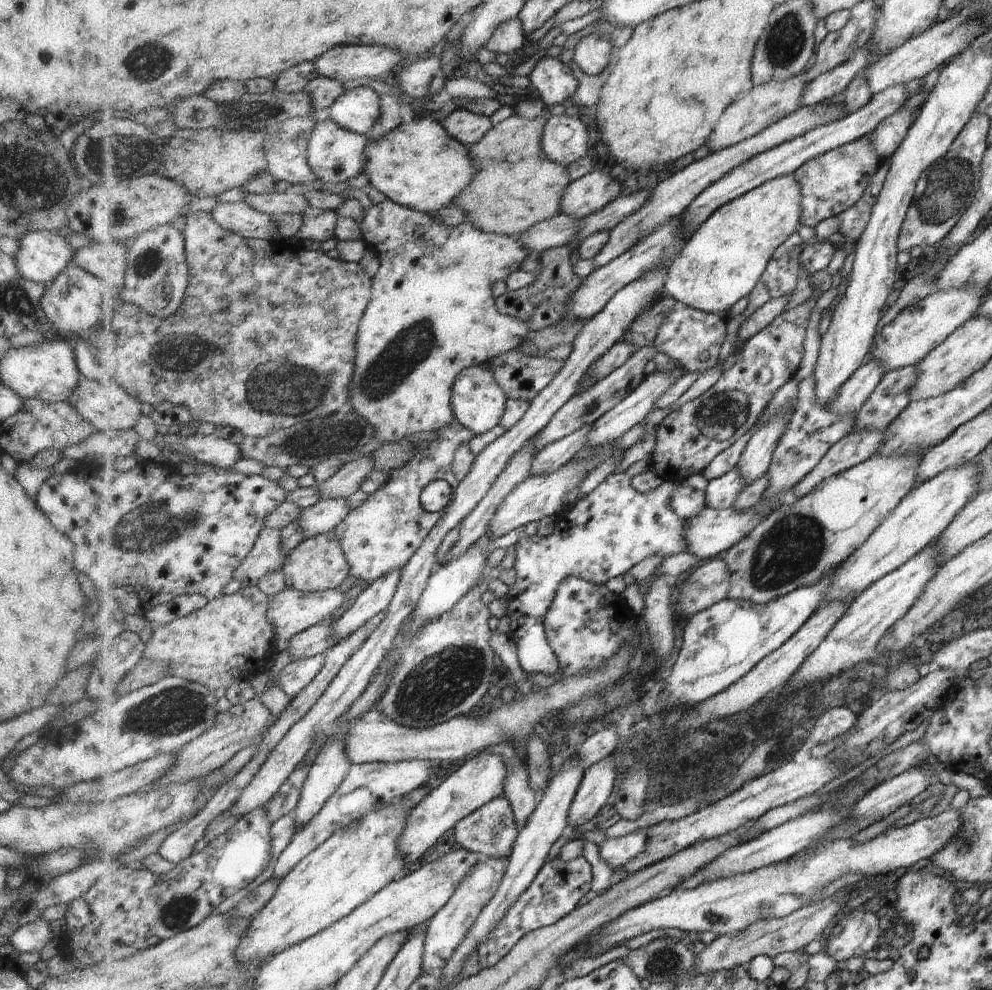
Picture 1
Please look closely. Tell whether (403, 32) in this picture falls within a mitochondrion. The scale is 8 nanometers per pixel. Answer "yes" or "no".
yes

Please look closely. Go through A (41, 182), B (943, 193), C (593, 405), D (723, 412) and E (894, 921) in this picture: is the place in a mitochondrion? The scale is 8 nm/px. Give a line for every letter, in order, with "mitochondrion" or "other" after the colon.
A: mitochondrion
B: mitochondrion
C: mitochondrion
D: mitochondrion
E: other

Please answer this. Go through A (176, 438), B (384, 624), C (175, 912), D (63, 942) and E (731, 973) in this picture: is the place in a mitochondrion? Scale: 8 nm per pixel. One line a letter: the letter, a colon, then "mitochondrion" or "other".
A: other
B: other
C: mitochondrion
D: other
E: other

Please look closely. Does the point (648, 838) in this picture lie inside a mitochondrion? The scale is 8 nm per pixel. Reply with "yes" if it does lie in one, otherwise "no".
no

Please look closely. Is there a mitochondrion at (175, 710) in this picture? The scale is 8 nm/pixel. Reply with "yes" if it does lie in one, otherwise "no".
yes

